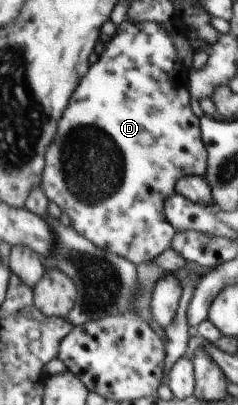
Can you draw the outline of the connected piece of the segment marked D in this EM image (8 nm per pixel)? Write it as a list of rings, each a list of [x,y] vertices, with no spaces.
[[[128,17],[120,23],[118,33],[113,40],[102,45],[104,51],[98,53],[98,61],[92,64],[86,76],[82,78],[80,85],[71,97],[68,107],[64,110],[58,136],[51,143],[47,151],[47,164],[42,173],[40,188],[46,193],[48,201],[56,205],[61,212],[67,214],[70,225],[86,239],[89,239],[95,246],[122,256],[136,265],[140,263],[153,262],[157,255],[171,247],[172,236],[176,229],[167,221],[163,212],[163,205],[168,196],[174,192],[175,181],[179,177],[193,175],[202,176],[204,161],[207,161],[207,151],[204,151],[204,143],[200,141],[198,131],[198,119],[188,107],[188,91],[186,81],[189,81],[188,69],[176,58],[176,53],[170,39],[164,30],[159,28],[156,22],[131,22]]]

